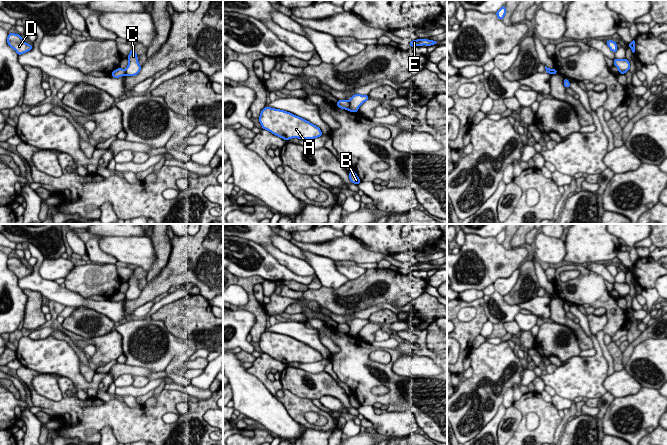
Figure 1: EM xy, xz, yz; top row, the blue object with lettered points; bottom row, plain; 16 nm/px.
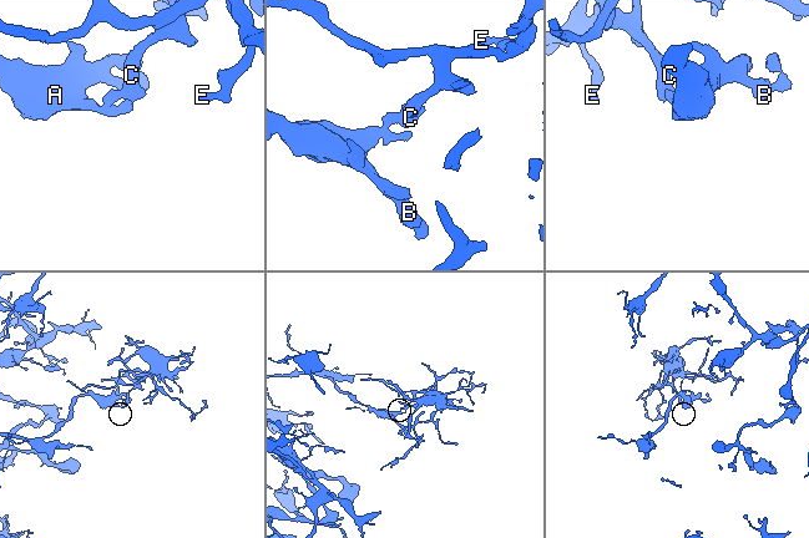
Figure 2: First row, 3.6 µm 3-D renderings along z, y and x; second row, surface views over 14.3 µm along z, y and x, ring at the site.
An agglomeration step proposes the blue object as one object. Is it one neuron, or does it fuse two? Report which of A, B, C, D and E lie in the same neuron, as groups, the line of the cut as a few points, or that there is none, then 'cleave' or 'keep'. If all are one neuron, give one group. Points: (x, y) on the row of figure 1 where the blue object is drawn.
A B D / C E | xz (349, 101), (347, 109) | cleave

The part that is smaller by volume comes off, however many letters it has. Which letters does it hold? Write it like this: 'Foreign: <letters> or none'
Foreign: C, E

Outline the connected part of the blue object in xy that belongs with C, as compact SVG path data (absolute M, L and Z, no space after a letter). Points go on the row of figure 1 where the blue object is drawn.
M134 48L130 51L127 58L129 62L127 68L125 69L125 74L127 76L137 75L141 70L141 66L138 63L138 57Z

